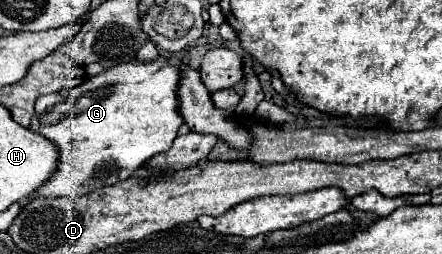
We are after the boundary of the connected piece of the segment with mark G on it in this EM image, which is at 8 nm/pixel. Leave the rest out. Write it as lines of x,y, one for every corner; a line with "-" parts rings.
158,57
150,63
122,63
100,75
90,77
80,87
62,89
52,95
38,97
30,129
56,145
60,153
60,163
52,177
42,187
38,187
38,191
34,191
26,201
36,197
64,197
70,193
76,193
78,197
88,195
106,185
114,185
132,177
134,171
142,167
150,157
168,151
170,143
178,135
178,127
184,123
178,115
178,79
180,71
176,67
170,67
164,57

